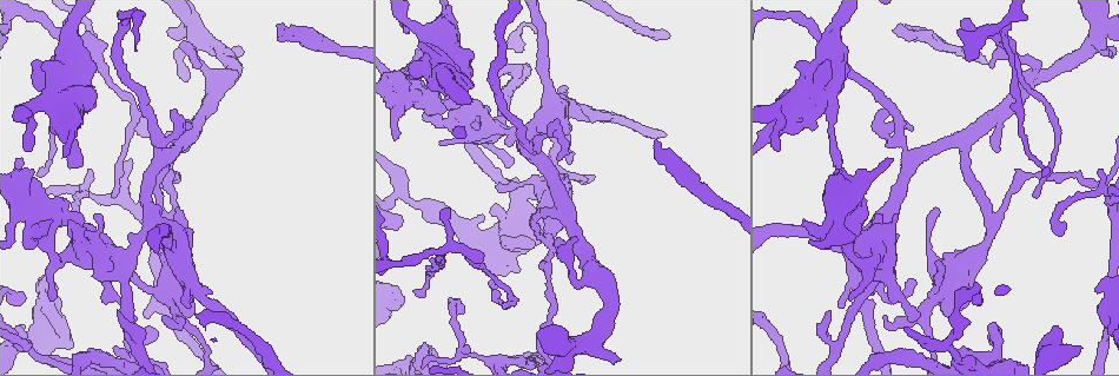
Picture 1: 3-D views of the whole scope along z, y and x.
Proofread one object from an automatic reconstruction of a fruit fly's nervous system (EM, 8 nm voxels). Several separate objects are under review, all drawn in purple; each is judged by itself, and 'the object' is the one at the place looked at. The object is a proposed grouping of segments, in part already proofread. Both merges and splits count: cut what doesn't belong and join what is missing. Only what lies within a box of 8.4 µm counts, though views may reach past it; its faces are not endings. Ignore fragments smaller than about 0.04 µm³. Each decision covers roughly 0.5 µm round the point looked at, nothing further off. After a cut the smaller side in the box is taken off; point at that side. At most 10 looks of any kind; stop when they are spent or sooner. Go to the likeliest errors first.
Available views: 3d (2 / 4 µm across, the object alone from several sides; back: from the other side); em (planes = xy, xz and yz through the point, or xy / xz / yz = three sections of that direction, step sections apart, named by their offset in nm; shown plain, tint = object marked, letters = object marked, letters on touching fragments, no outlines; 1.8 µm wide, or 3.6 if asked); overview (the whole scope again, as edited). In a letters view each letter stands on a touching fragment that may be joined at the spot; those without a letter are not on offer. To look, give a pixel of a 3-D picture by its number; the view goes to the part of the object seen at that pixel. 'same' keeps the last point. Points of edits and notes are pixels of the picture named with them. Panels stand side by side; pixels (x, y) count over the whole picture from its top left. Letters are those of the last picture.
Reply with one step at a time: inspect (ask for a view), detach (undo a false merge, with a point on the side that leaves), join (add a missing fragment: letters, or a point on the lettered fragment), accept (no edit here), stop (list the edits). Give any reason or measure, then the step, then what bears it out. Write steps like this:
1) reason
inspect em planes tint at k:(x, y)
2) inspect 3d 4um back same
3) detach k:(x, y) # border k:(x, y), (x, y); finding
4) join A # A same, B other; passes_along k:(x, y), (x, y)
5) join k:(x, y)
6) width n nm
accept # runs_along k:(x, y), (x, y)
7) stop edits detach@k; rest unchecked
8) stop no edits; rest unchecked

free end
inspect em yz step 16 letters at 1:(279, 32)

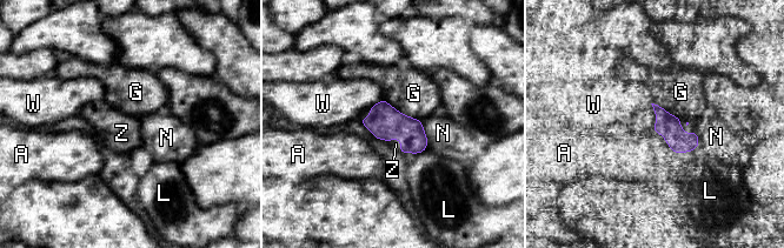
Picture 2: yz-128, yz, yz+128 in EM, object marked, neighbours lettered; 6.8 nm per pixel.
join Z # A other, G other, L other, N other, W other, Z same; it goes on there

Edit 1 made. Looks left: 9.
branch stops here
inspect 3d 2um at 1:(114, 348)

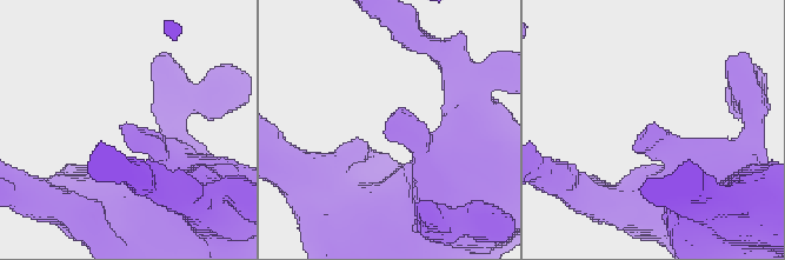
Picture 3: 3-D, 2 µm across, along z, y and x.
shape alone is not enough
inspect em planes letters at 3:(389, 126)

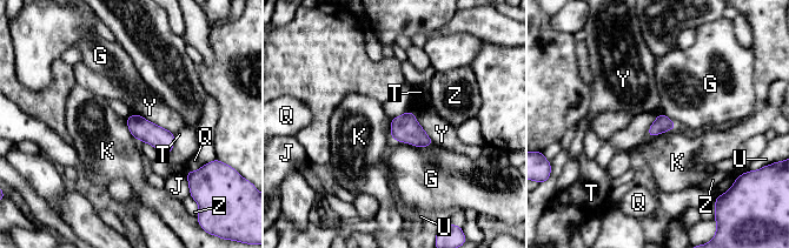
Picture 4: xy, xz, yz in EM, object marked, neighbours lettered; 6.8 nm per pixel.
accept # G other, J other, K other, Q other, T other, U other, Y other, Z other; border 4:(673, 128), (655, 135), (648, 135); no lettered fragment goes on from it

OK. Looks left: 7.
calibre changes
inspect em planes letters at 1:(836, 42)

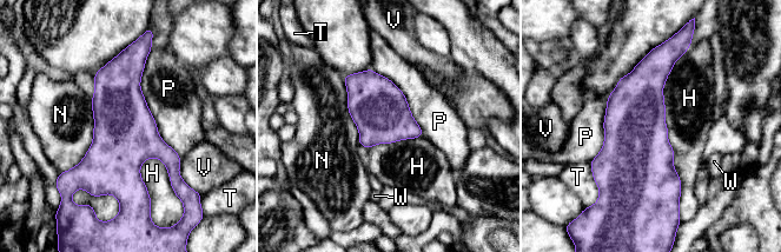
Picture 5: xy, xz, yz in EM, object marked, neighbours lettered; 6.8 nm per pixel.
accept # H other, N other, P other, T other, V other, W other; continuous, no second cell

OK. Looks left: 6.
thick turns thin
inspect 3d 4um at 1:(441, 36)

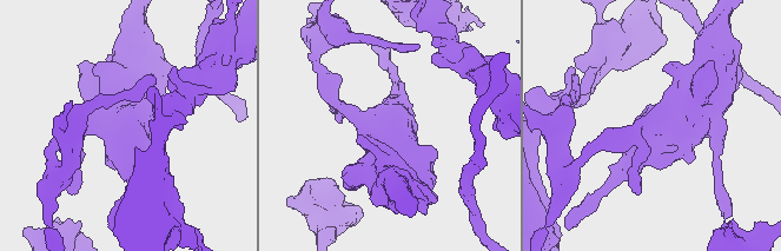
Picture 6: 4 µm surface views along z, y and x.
now the EM
inspect em 3.6um planes letters at 6:(129, 132)

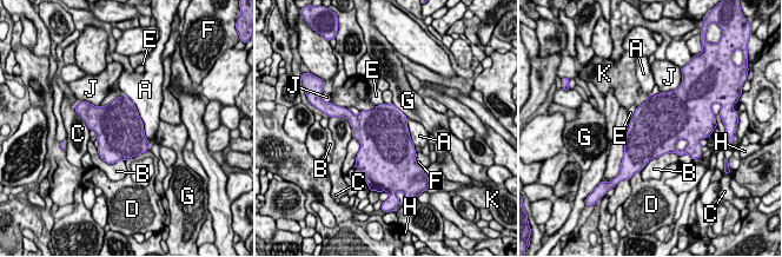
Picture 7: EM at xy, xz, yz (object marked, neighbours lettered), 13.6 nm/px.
accept # A other, B other, C other, D other, E other, F other, G other, H other, J other, K other; border 7:(123, 92), (133, 103), (150, 144); continuous, no second cell

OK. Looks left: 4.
stop edits join@2; rest unchecked

